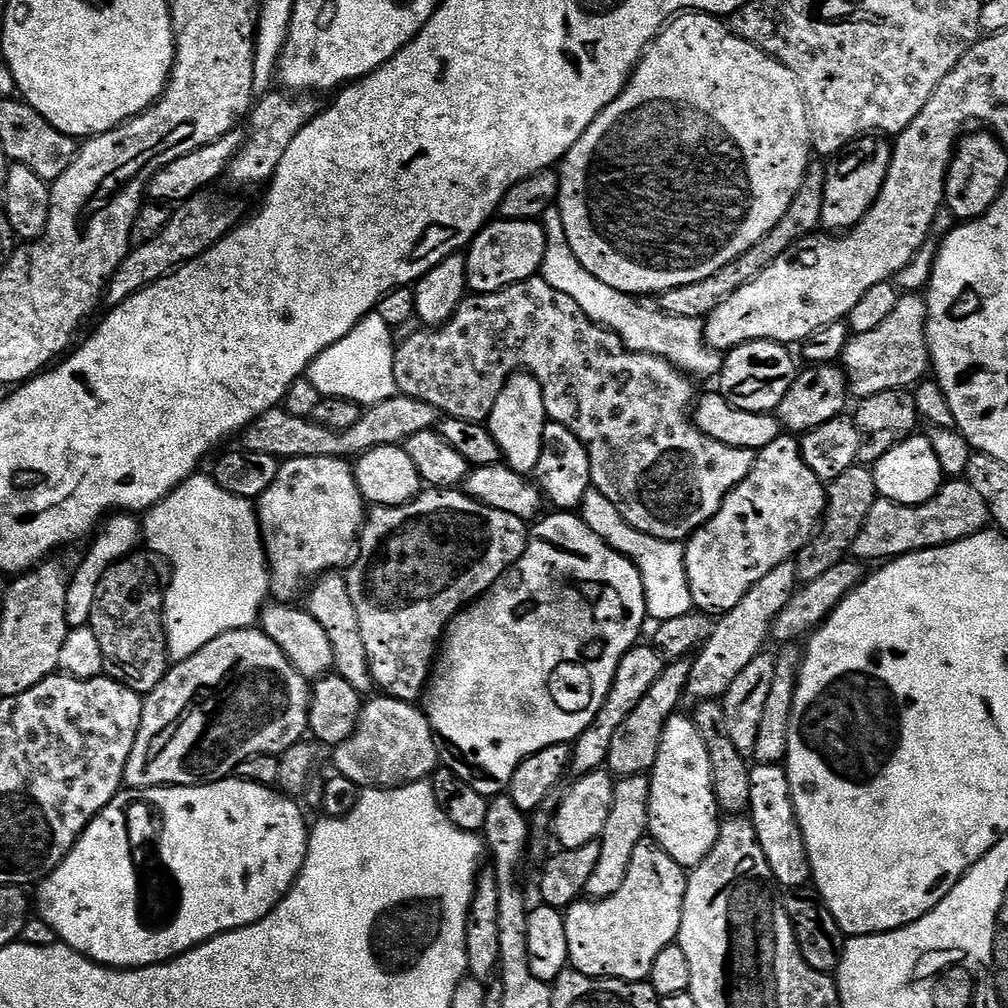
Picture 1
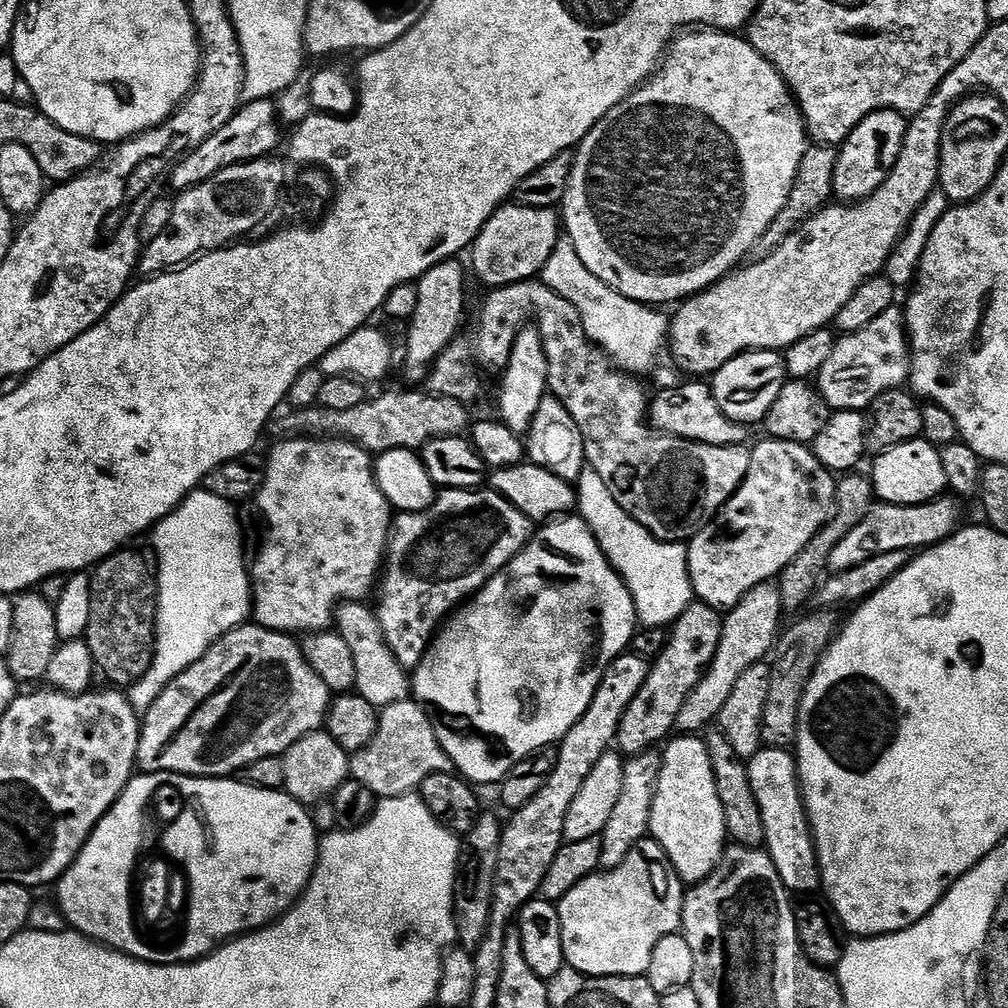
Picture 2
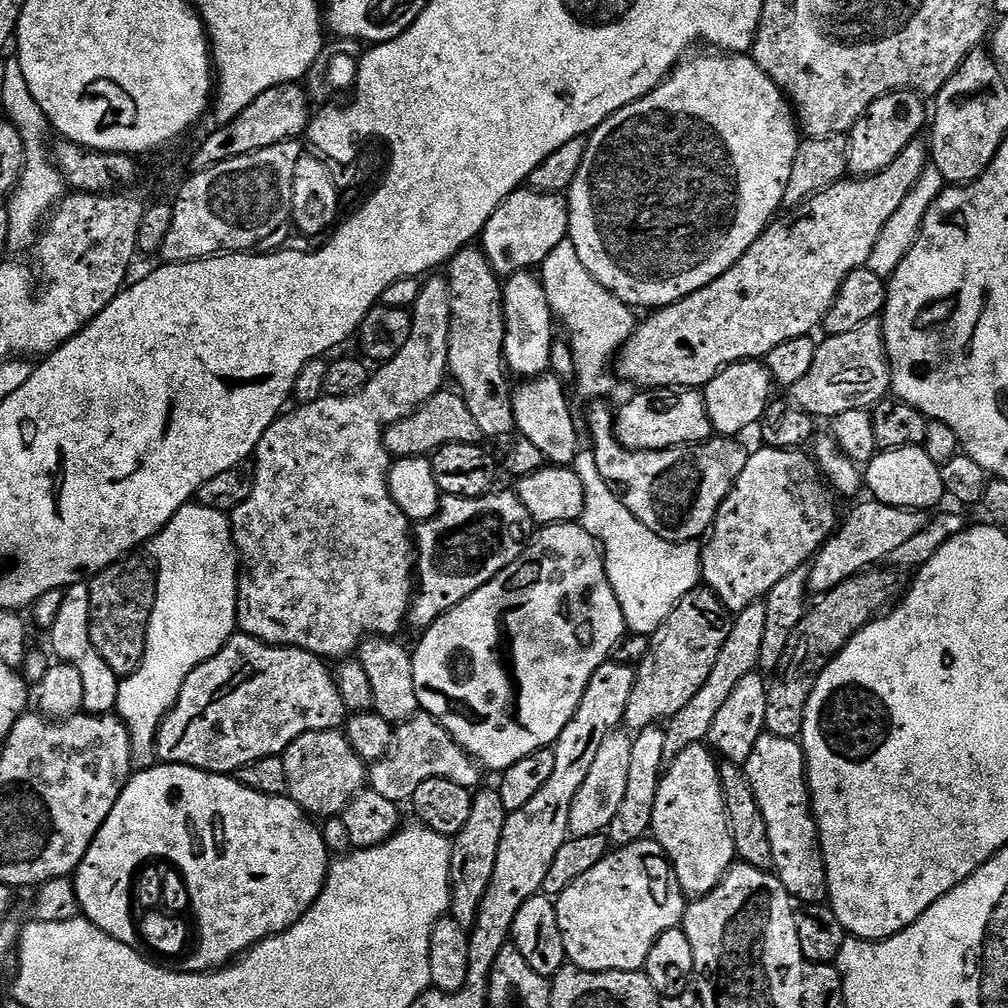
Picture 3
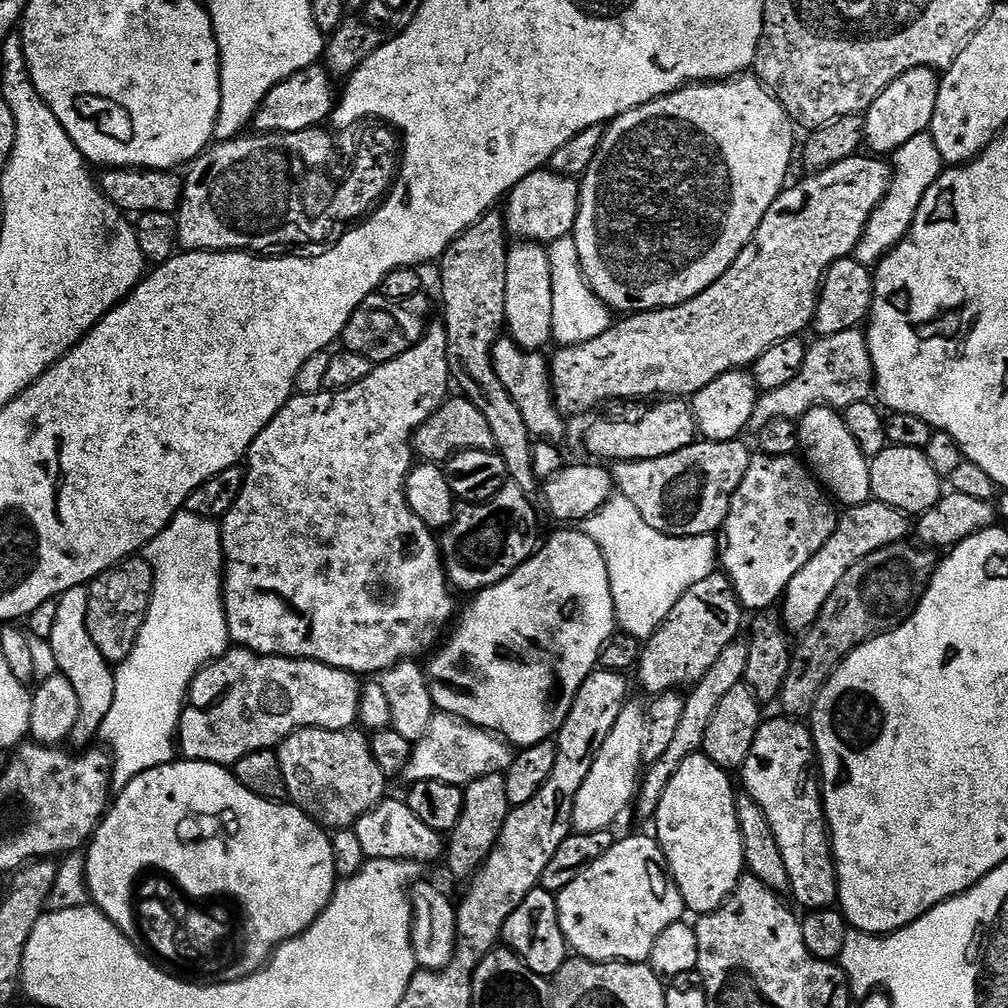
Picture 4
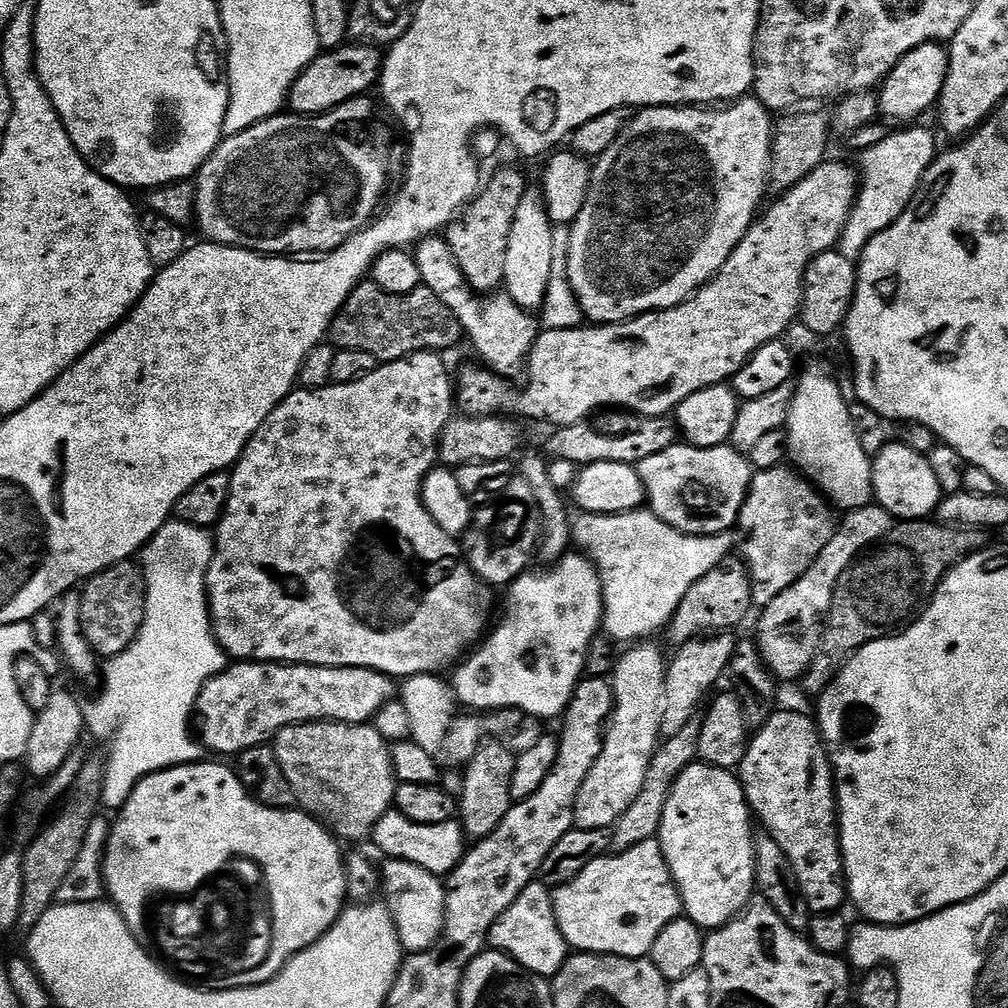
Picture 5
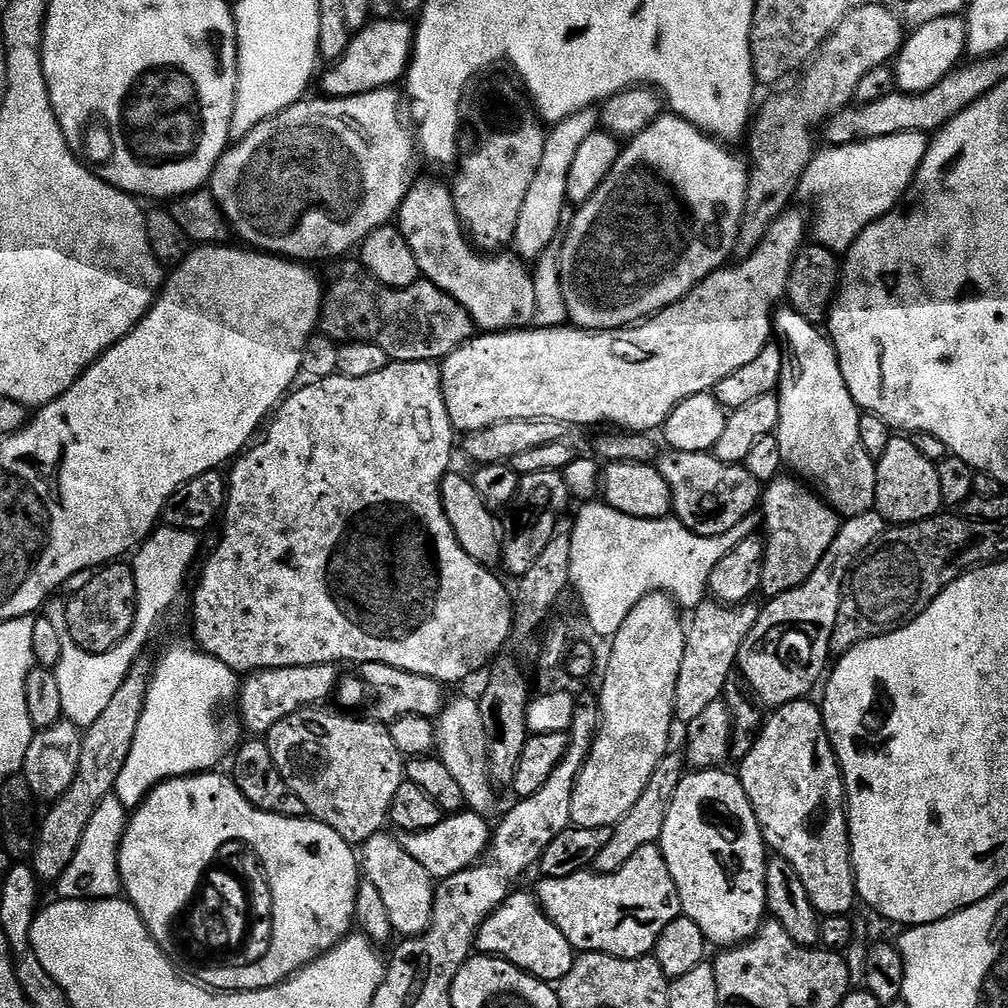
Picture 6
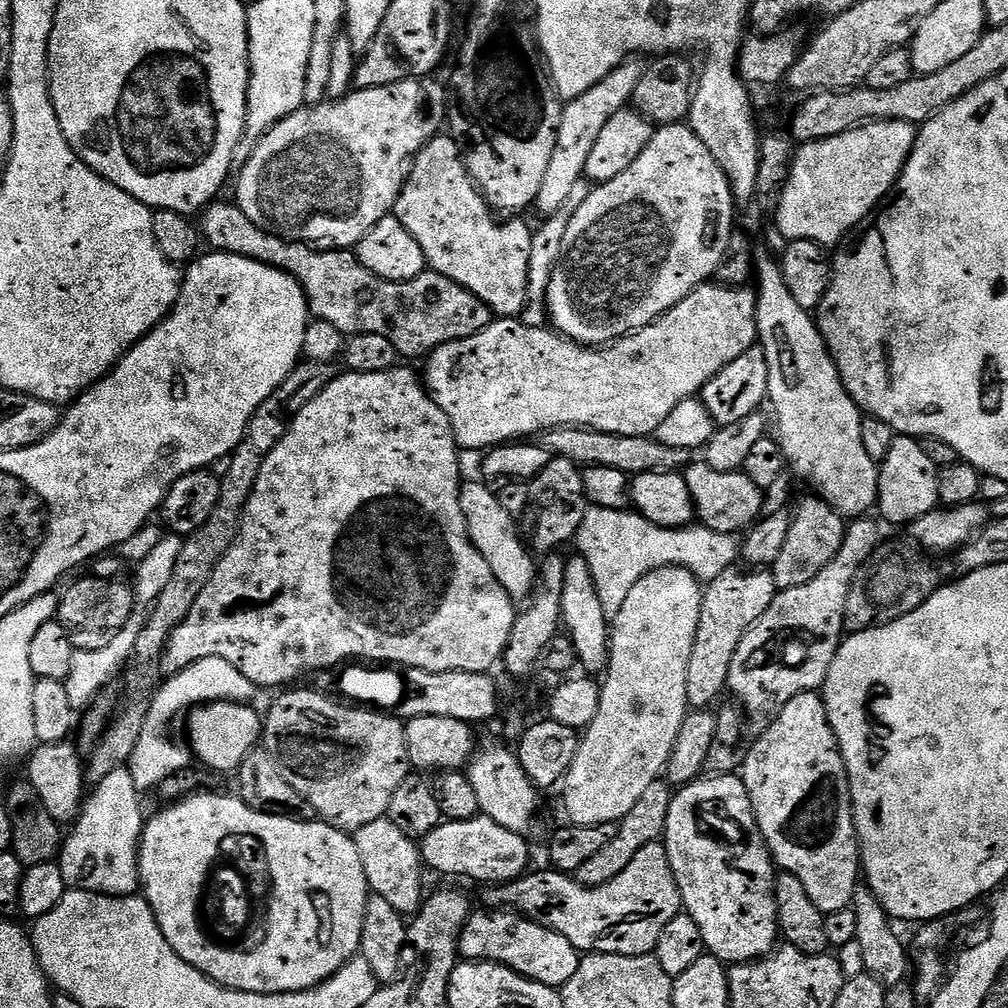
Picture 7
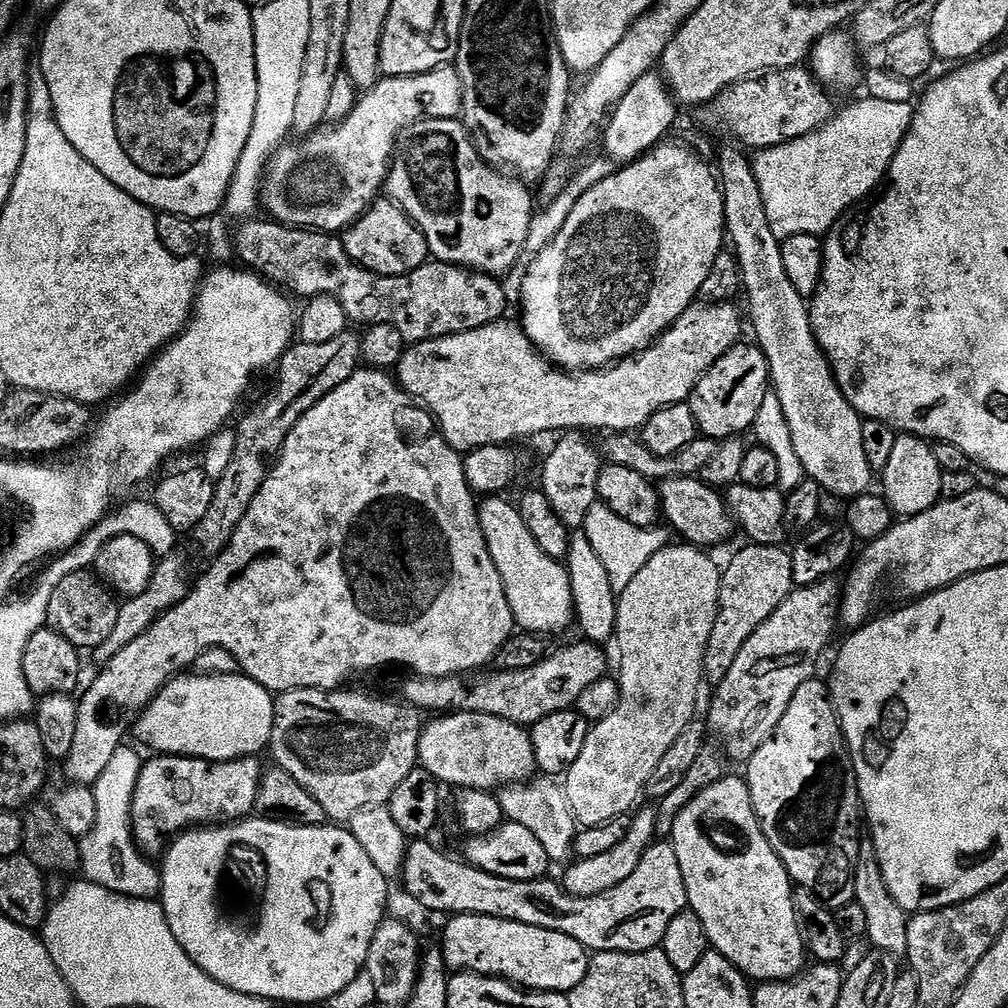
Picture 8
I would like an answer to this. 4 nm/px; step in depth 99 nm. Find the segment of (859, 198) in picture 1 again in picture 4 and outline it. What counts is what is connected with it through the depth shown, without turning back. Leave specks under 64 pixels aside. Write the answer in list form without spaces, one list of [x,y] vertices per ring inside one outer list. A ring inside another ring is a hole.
[[[930,68],[906,70],[869,106],[864,116],[864,139],[866,148],[872,154],[891,154],[910,142],[918,134],[928,132],[932,127],[934,110],[938,102],[940,76]]]

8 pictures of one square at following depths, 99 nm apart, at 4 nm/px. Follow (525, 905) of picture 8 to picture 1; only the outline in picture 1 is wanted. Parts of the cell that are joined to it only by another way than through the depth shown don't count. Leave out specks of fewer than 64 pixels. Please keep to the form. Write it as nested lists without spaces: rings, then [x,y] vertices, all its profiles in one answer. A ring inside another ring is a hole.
[[[646,838],[634,850],[634,858],[630,858],[630,866],[626,870],[626,882],[622,882],[615,894],[610,894],[610,898],[605,900],[571,904],[564,912],[569,965],[583,976],[647,981],[650,966],[654,966],[654,958],[658,958],[658,953],[666,950],[666,946],[677,943],[687,885],[685,869],[680,868],[678,862],[674,862],[674,858],[670,858],[670,854],[666,854],[666,850],[662,850],[659,844]]]

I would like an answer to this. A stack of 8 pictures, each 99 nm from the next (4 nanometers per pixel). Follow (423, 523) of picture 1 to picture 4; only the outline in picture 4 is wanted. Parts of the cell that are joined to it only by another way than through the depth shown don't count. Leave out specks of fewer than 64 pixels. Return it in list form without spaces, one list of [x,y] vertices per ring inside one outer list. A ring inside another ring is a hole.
[[[511,482],[504,485],[502,490],[494,498],[490,498],[481,504],[464,504],[455,509],[454,515],[448,527],[443,529],[439,537],[440,555],[444,557],[444,573],[448,575],[449,585],[453,589],[475,594],[482,588],[489,588],[502,578],[506,578],[522,562],[531,558],[532,553],[538,547],[536,540],[536,508],[533,501],[518,486]]]

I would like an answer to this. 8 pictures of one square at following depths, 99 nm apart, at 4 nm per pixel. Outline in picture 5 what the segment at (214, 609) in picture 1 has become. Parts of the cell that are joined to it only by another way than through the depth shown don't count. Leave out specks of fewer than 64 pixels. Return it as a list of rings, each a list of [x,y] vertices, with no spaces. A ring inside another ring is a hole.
[[[172,518],[158,530],[140,552],[141,571],[147,584],[147,606],[143,626],[135,642],[122,654],[109,657],[102,670],[104,691],[92,702],[85,703],[84,724],[87,733],[100,740],[110,740],[110,756],[105,759],[101,805],[119,811],[129,800],[138,781],[150,773],[199,763],[204,755],[203,745],[188,730],[194,720],[200,691],[219,672],[229,667],[229,657],[222,651],[212,632],[208,614],[206,576],[212,561],[214,536],[209,529]]]

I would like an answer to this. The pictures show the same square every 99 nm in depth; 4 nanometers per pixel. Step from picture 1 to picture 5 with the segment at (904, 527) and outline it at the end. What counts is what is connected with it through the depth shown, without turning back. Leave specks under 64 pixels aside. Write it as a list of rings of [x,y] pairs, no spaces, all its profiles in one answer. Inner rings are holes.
[[[875,502],[867,504],[865,508],[851,509],[845,516],[848,517],[845,520],[843,517],[837,523],[834,538],[830,538],[826,550],[818,554],[814,566],[810,566],[810,570],[806,570],[806,574],[802,574],[802,578],[798,578],[794,586],[778,594],[774,602],[763,605],[758,647],[777,681],[799,681],[807,672],[820,648],[820,631],[828,613],[832,611],[834,590],[842,574],[861,552],[878,543],[894,526],[894,517]]]

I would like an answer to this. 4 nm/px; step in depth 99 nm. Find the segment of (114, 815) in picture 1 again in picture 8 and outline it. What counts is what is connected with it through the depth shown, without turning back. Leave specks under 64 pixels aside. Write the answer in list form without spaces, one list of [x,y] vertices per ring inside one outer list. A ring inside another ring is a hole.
[[[245,818],[235,822],[221,824],[219,826],[197,826],[187,832],[179,833],[179,835],[177,835],[175,839],[167,845],[166,851],[162,856],[162,861],[163,860],[164,864],[162,863],[162,867],[160,868],[160,894],[158,900],[159,903],[164,906],[166,922],[170,922],[170,930],[174,930],[174,938],[178,938],[180,940],[180,945],[184,947],[188,957],[191,958],[191,960],[193,960],[193,962],[197,964],[207,976],[214,978],[222,986],[226,986],[230,990],[238,990],[242,994],[254,994],[255,996],[261,996],[263,1000],[271,1000],[273,1002],[285,1000],[288,1004],[320,1004],[323,1000],[324,1003],[331,1001],[333,996],[337,996],[342,990],[346,990],[346,986],[350,986],[350,982],[354,982],[354,978],[358,978],[365,971],[367,955],[374,937],[374,932],[378,928],[379,924],[386,918],[384,907],[388,904],[388,884],[390,884],[390,880],[389,877],[382,874],[382,870],[378,870],[378,866],[374,866],[374,862],[370,862],[370,857],[367,856],[366,850],[362,850],[362,846],[358,846],[358,838],[354,838],[351,832],[348,831],[347,827],[321,826],[318,828],[311,828],[310,826],[302,826],[301,824],[279,824],[276,820],[265,820],[263,818]],[[235,844],[249,844],[250,847],[257,848],[257,850],[264,855],[264,864],[268,867],[268,885],[265,886],[264,892],[258,885],[251,884],[251,882],[248,881],[248,872],[246,869],[235,868],[232,864],[228,864],[224,868],[224,863],[227,862],[228,855],[231,854],[232,847],[234,847]]]

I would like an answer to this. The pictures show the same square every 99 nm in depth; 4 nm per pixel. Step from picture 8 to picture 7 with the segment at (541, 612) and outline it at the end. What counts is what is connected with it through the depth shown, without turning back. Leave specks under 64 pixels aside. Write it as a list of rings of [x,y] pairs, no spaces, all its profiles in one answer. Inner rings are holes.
[[[472,480],[469,484],[468,481],[461,483],[460,486],[462,514],[466,518],[470,538],[482,558],[486,558],[490,570],[494,570],[494,578],[498,578],[498,582],[504,587],[506,594],[510,594],[513,602],[527,601],[538,583],[537,561],[532,561],[533,553],[529,545],[520,541],[520,536],[516,533],[517,521],[510,514],[506,514],[506,510],[502,510],[499,495],[493,489],[491,492],[487,483],[477,480]]]

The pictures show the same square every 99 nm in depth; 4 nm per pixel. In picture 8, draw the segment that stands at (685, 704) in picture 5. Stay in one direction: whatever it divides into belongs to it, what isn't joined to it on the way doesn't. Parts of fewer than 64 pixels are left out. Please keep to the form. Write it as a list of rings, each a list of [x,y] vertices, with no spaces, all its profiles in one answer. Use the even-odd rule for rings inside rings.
[[[749,543],[732,561],[722,568],[720,577],[720,609],[714,622],[714,630],[710,634],[710,642],[706,642],[704,655],[705,681],[718,682],[726,678],[730,666],[734,666],[734,658],[738,658],[738,650],[786,602],[788,595],[794,591],[792,579],[792,553],[775,544]]]

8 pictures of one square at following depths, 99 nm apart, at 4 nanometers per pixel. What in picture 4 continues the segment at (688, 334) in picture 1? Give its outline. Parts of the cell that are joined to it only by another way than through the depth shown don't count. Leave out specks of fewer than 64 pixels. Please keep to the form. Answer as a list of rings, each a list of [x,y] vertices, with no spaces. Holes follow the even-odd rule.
[[[575,235],[563,236],[547,245],[550,258],[550,283],[554,290],[554,322],[552,323],[552,340],[560,346],[585,344],[611,328],[614,313],[607,308],[600,298],[590,290],[582,274],[578,258],[578,246]]]

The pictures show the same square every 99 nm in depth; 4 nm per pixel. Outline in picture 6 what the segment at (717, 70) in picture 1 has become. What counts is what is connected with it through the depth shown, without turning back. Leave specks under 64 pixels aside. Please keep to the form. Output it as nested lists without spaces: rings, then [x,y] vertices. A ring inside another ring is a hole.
[[[675,114],[661,115],[642,134],[631,137],[621,147],[618,162],[614,162],[612,173],[598,186],[598,190],[575,209],[572,224],[566,230],[564,245],[560,251],[560,289],[566,302],[568,319],[575,327],[590,332],[605,332],[611,328],[625,329],[654,316],[664,308],[676,304],[689,296],[711,272],[725,267],[732,256],[732,247],[736,245],[738,226],[742,222],[742,210],[746,202],[749,165],[744,164],[731,152],[731,147],[695,128],[691,122]]]

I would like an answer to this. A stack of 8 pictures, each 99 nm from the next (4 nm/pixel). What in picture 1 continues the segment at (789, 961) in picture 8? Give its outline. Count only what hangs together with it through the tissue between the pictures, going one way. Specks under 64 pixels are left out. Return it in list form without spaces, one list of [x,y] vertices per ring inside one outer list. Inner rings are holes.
[[[677,714],[666,722],[650,779],[648,831],[651,839],[666,850],[680,868],[697,868],[706,854],[714,850],[722,813],[716,807],[716,795],[712,789],[710,754],[706,754],[706,742],[702,742],[702,734],[698,734],[691,715]]]

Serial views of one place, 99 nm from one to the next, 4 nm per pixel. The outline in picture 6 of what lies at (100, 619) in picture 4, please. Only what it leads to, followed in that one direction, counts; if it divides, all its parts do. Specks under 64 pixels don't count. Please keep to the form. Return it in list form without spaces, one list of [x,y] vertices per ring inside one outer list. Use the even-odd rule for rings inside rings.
[[[113,562],[93,571],[88,578],[73,596],[67,597],[67,625],[72,639],[82,650],[104,652],[118,646],[130,634],[135,622],[138,589],[132,565],[128,562]]]

